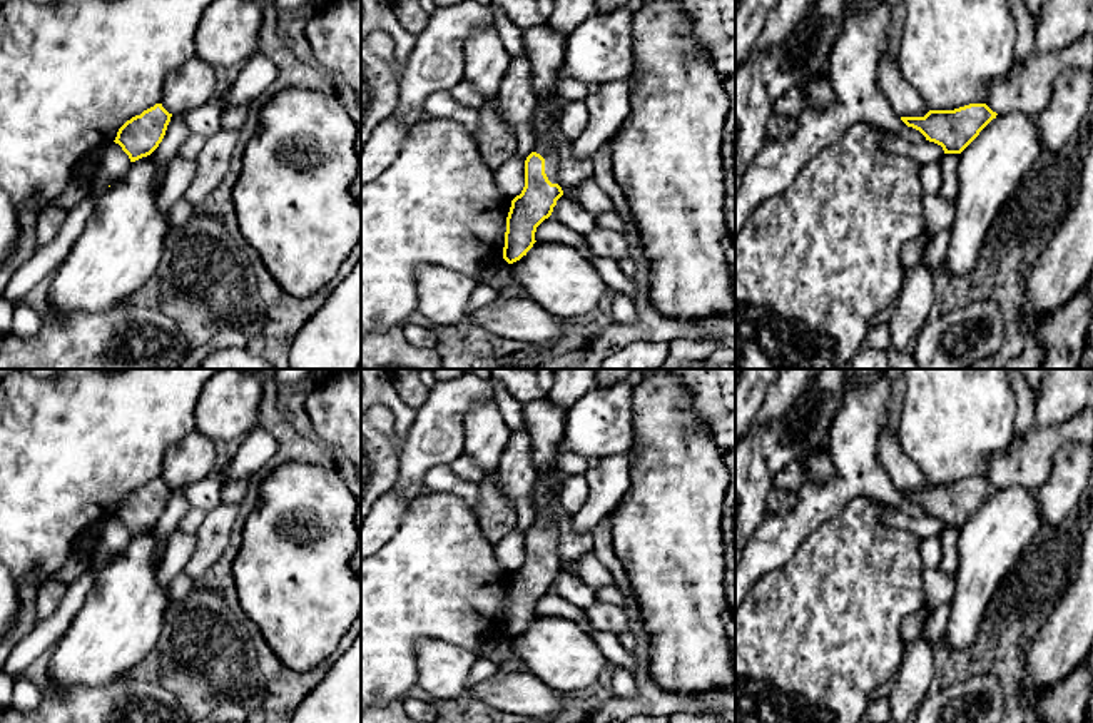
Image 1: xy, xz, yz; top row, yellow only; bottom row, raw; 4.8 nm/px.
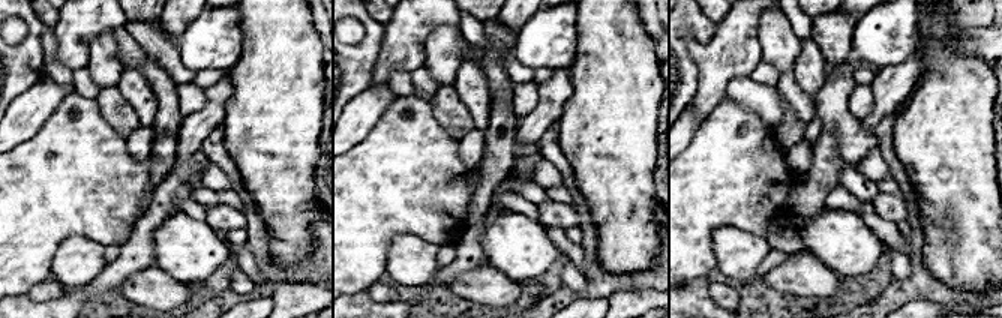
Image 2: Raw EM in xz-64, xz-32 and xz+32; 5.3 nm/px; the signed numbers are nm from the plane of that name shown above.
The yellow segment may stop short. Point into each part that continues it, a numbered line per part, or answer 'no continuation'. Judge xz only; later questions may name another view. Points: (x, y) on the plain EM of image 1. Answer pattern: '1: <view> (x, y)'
1: xz (543, 521)

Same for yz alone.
no continuation

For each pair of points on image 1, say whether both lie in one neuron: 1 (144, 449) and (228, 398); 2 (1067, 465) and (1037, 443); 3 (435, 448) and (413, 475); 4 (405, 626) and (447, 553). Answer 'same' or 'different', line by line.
1: different
2: different
3: same
4: same

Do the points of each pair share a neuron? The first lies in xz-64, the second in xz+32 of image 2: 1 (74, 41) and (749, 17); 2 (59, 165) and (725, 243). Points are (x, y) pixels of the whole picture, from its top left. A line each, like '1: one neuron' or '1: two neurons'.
1: one neuron
2: two neurons

